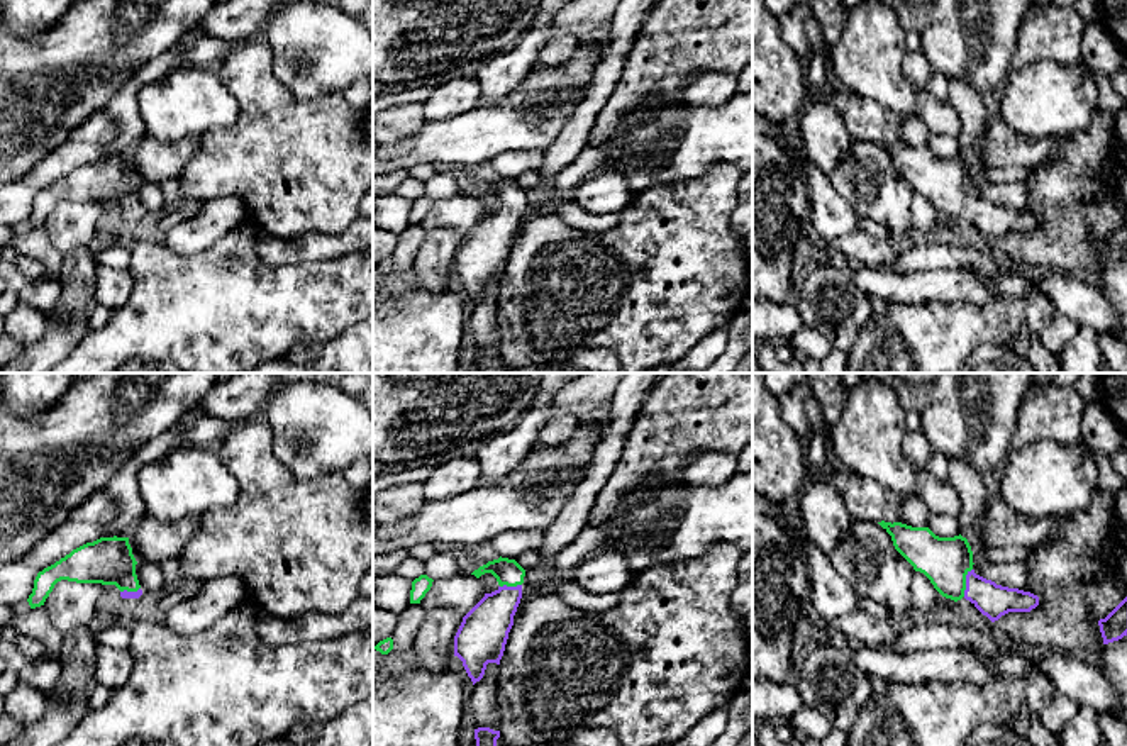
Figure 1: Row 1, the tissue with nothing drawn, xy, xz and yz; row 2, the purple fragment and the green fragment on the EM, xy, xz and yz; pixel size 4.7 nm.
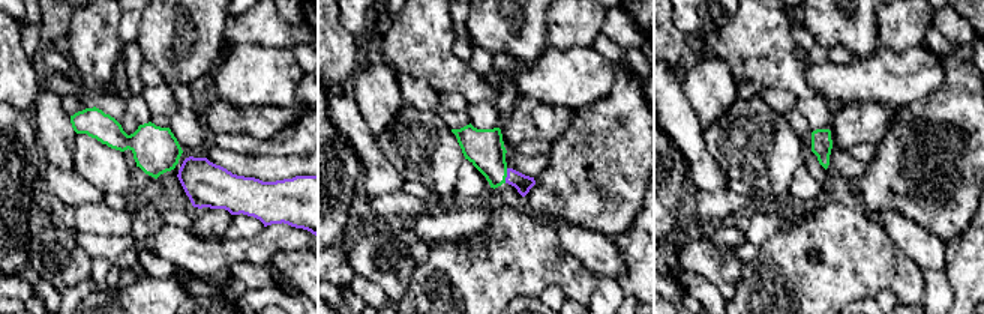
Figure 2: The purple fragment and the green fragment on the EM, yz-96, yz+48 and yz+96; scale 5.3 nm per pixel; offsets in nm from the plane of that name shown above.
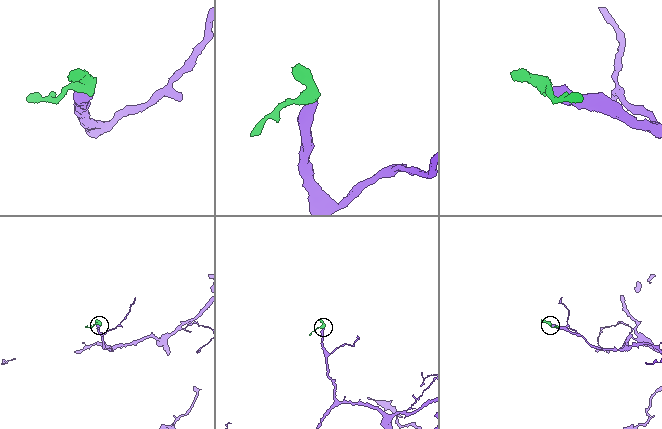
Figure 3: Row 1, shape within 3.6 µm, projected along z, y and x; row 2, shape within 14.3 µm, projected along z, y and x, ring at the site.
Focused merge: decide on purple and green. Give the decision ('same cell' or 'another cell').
same cell

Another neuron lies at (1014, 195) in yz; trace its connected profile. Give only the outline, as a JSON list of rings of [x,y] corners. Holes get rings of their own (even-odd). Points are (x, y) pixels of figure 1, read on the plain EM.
[[[1025,181],[1013,183],[978,183],[973,185],[976,195],[1008,209],[1025,209],[1029,205],[1029,192]]]

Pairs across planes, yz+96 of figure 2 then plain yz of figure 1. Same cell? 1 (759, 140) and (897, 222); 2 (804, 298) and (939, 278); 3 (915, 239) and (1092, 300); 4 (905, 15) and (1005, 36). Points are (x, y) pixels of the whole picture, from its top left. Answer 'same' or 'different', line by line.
1: same
2: different
3: same
4: different

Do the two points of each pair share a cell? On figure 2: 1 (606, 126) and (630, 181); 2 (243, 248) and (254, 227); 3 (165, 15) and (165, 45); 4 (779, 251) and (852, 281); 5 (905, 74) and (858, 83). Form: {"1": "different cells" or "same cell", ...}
{"1": "same cell", "2": "different cells", "3": "same cell", "4": "same cell", "5": "same cell"}

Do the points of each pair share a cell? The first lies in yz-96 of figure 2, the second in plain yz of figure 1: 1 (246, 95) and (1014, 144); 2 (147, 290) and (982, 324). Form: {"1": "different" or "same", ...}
{"1": "different", "2": "same"}

